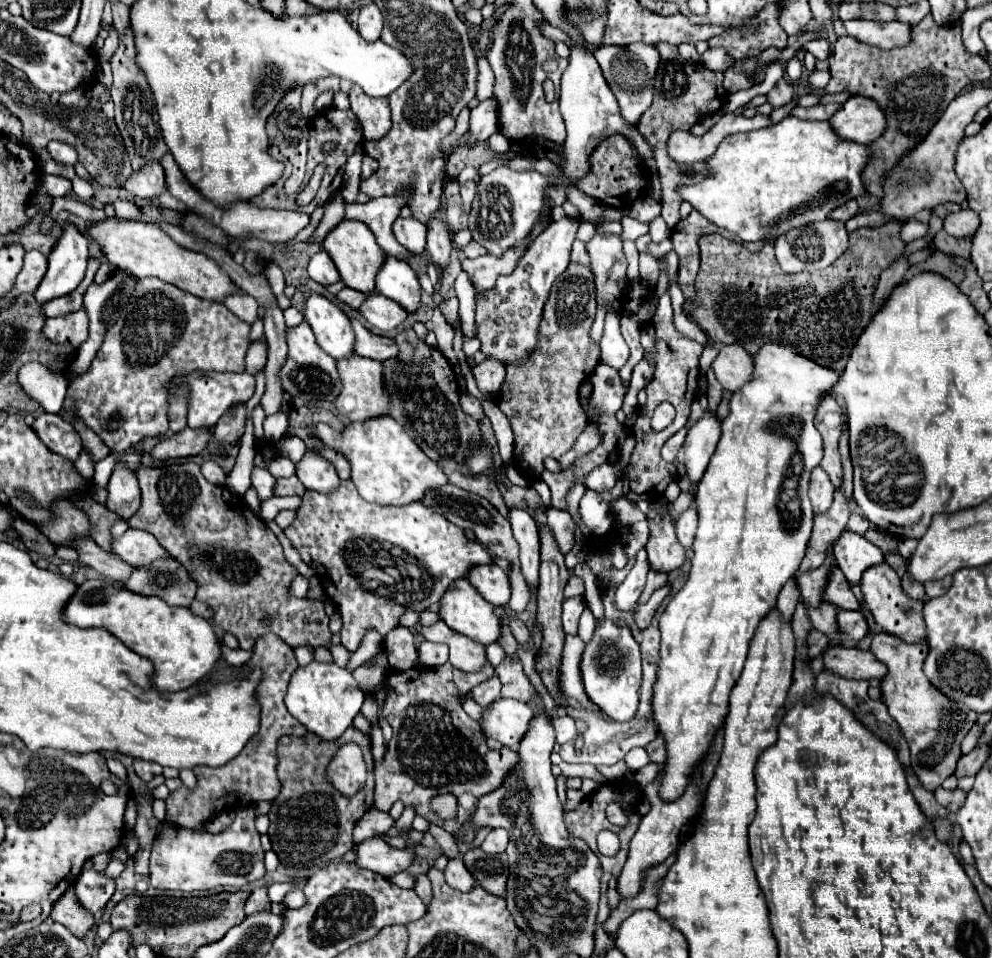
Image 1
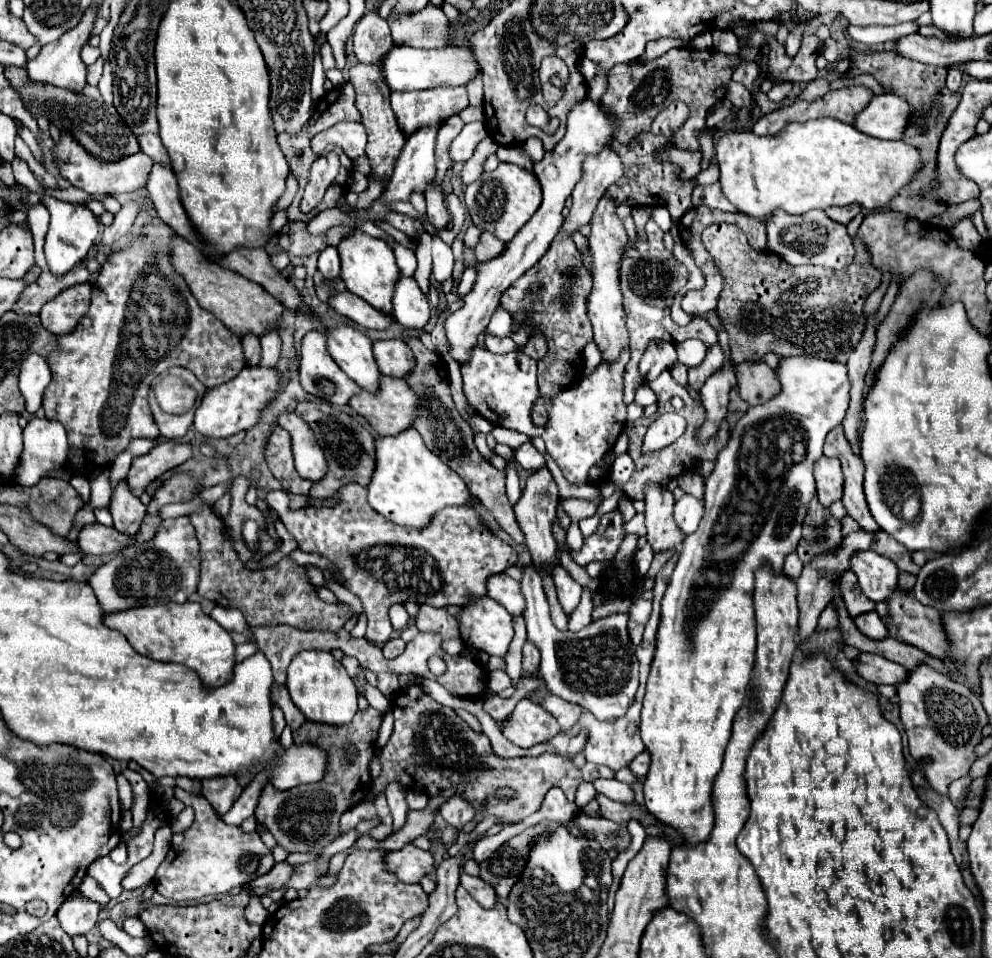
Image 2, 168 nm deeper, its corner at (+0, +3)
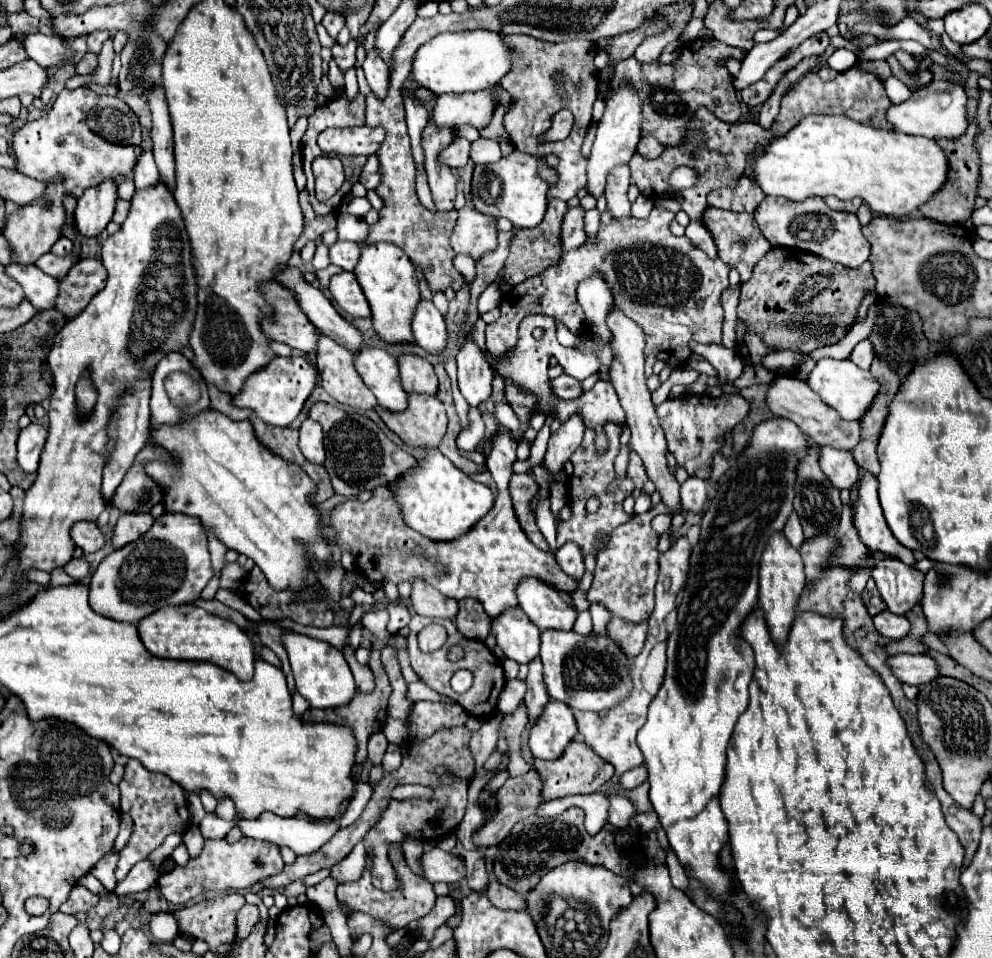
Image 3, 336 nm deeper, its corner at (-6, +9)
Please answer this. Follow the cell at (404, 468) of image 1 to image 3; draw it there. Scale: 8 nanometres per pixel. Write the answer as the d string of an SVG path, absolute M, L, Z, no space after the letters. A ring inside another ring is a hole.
M426 449L426 457L402 475L402 481L392 493L402 505L406 525L430 541L454 541L468 533L468 529L472 529L494 505L494 493L490 487L472 481L438 449Z

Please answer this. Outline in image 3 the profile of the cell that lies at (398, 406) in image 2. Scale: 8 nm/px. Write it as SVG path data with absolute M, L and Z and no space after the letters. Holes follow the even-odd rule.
M410 393L408 409L404 413L390 413L382 407L376 407L376 411L386 427L414 449L438 447L446 433L448 417L444 405L436 397Z

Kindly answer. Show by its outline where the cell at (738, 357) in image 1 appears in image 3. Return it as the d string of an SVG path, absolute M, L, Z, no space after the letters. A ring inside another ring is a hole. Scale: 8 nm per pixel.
M790 377L776 379L776 383L768 391L768 407L774 415L796 421L796 425L800 425L800 429L804 429L804 433L808 433L808 437L812 437L816 445L830 445L834 449L850 451L860 441L858 421L844 421L832 407L824 405L824 401L820 401L820 397L816 397L816 393L812 393L810 385L804 381L790 379Z

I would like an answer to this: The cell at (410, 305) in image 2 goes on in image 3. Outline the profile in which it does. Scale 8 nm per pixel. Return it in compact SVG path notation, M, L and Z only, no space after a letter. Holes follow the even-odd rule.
M420 301L414 319L412 331L416 343L430 355L442 355L448 345L448 331L440 311L430 301Z

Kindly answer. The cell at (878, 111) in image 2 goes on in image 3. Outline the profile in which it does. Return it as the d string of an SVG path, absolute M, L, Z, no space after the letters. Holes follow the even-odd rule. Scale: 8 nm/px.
M932 81L924 89L912 93L908 101L892 105L886 117L894 125L894 131L902 131L906 135L922 135L928 139L960 139L968 127L966 103L968 97L958 83Z

